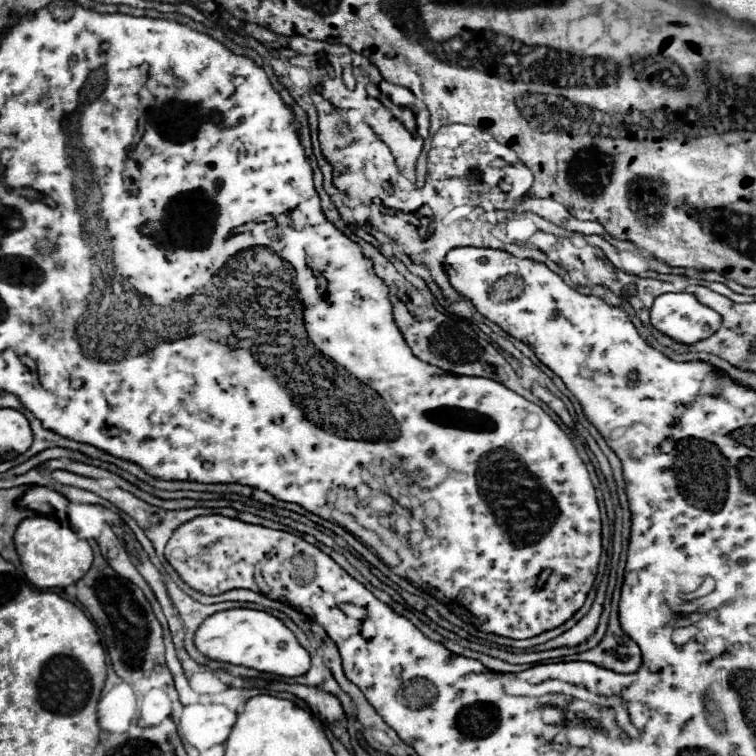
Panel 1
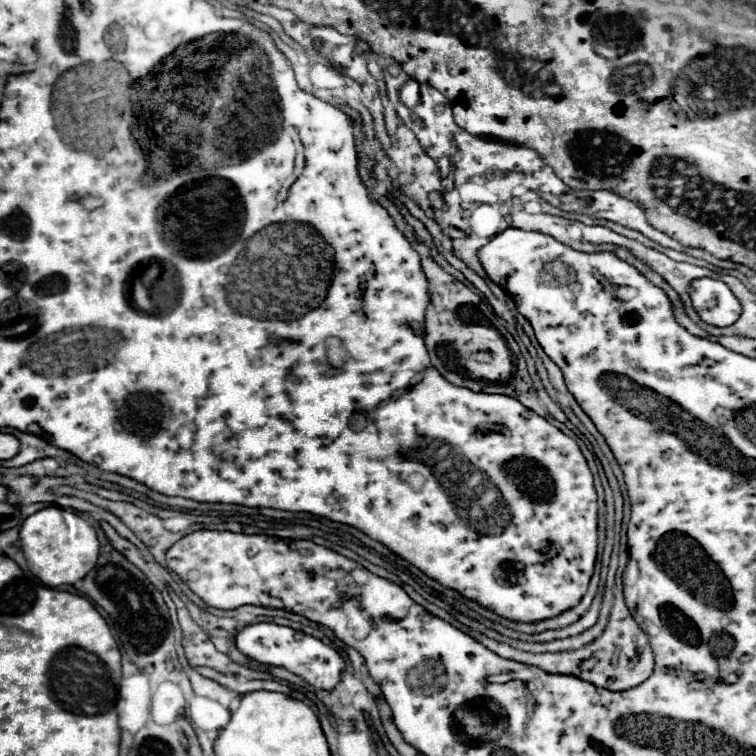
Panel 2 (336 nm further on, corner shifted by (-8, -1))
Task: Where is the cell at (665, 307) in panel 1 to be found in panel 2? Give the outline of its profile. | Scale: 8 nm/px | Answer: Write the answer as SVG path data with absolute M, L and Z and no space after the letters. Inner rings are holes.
M695 279L689 287L693 307L701 319L715 327L729 327L741 315L741 303L721 279Z

